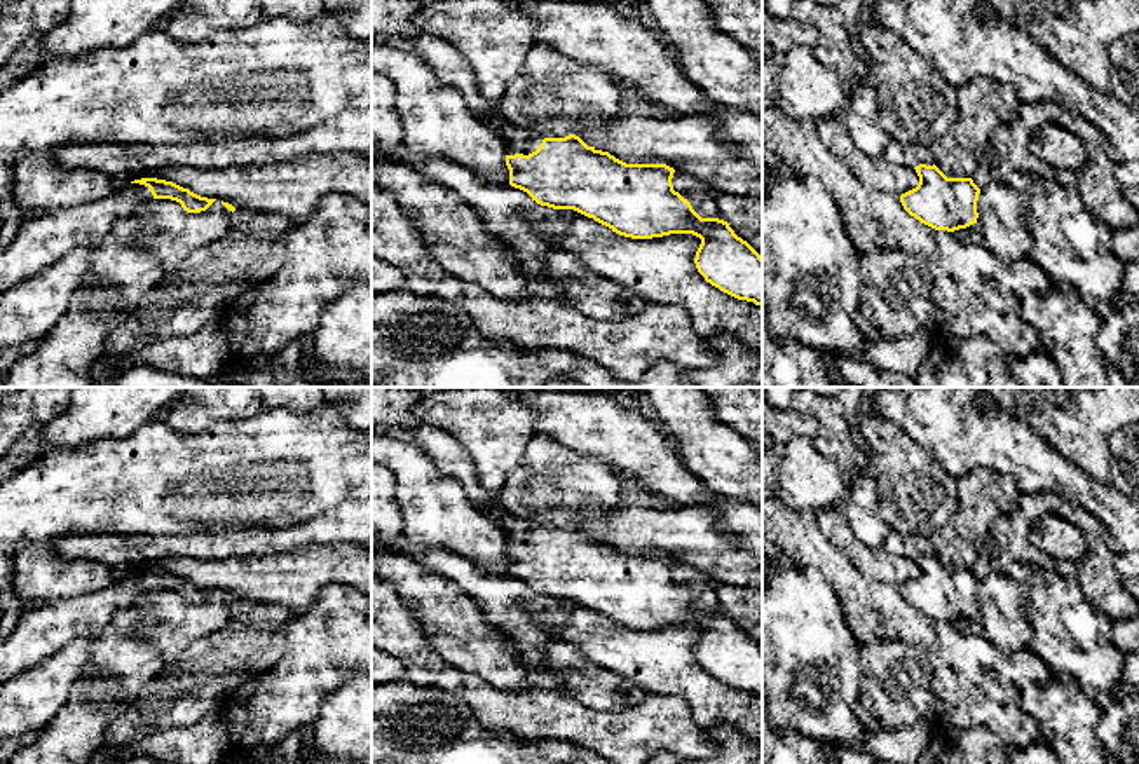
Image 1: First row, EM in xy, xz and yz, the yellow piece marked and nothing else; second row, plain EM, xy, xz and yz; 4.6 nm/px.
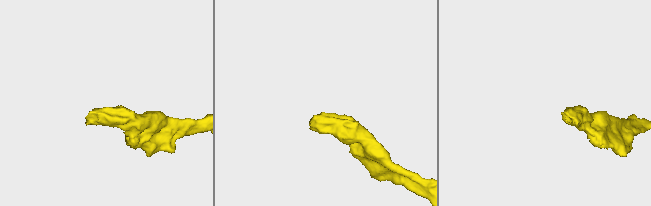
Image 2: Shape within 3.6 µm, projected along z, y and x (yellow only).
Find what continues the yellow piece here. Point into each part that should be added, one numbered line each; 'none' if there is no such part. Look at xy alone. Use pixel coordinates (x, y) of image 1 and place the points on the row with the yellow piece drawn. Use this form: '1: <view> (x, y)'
1: xy (42, 239)

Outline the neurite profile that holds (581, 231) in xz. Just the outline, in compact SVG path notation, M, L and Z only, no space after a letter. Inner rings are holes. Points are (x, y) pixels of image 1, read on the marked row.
M563 209L563 216L567 230L555 249L577 253L593 272L631 288L647 302L684 307L692 330L706 340L727 333L762 351L762 307L705 281L694 263L699 237L631 239L574 209Z

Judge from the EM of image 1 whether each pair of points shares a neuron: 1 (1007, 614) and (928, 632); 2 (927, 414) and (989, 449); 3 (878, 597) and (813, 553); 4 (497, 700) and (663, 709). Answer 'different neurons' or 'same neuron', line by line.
1: different neurons
2: same neuron
3: same neuron
4: same neuron

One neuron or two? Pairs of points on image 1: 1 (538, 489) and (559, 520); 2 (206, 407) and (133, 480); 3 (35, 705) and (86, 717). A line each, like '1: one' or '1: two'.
1: one
2: two
3: two

